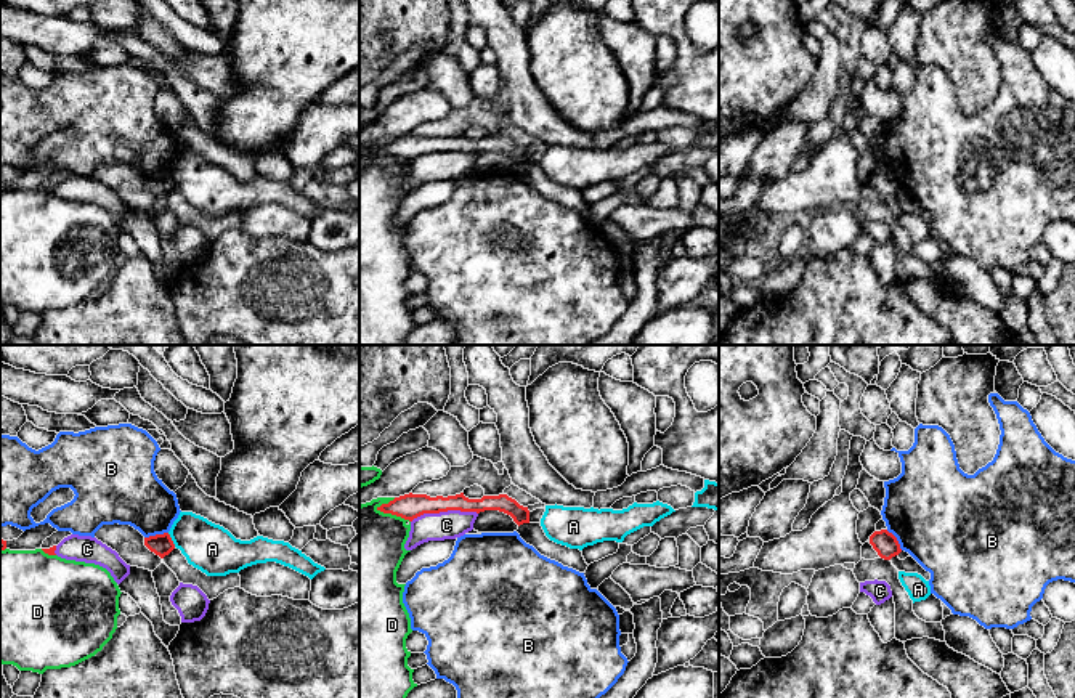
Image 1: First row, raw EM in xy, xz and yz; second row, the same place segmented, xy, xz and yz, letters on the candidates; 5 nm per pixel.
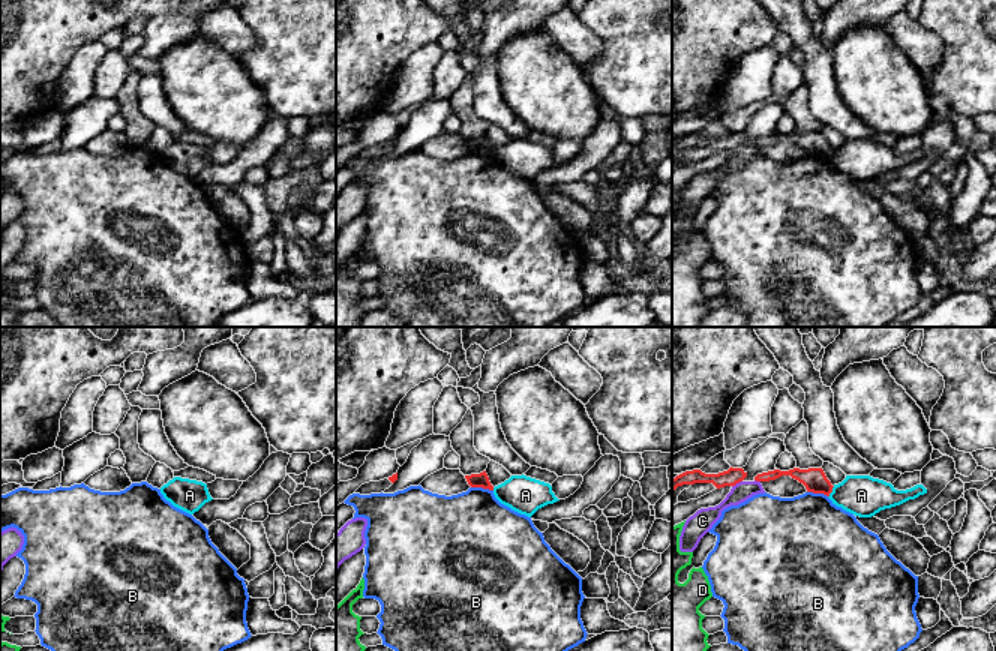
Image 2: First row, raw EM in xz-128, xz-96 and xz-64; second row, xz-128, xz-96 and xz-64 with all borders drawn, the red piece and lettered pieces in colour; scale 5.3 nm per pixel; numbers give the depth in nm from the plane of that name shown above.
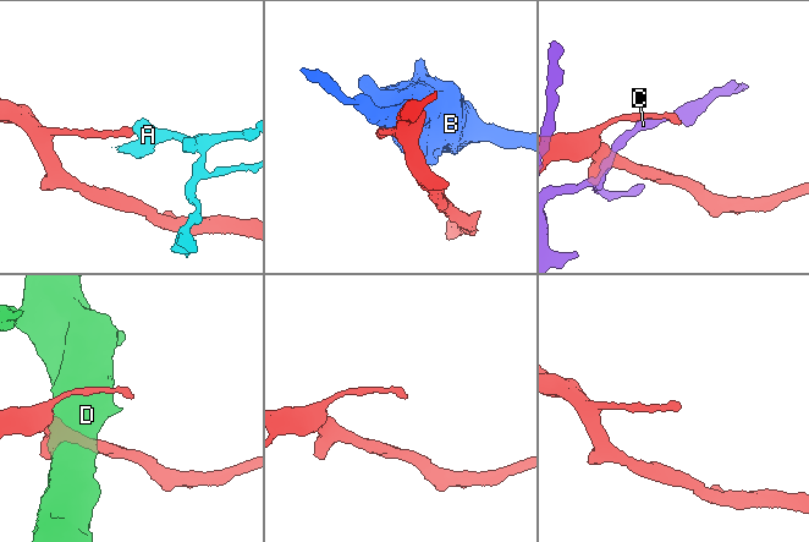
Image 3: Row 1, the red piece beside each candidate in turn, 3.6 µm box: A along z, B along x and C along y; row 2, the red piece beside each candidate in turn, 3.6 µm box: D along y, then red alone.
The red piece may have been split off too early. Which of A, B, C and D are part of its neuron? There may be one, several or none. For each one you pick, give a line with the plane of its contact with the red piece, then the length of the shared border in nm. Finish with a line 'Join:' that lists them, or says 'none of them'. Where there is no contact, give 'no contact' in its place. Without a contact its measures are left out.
Join: none of them

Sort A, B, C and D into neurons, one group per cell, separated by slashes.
A D / B / C

